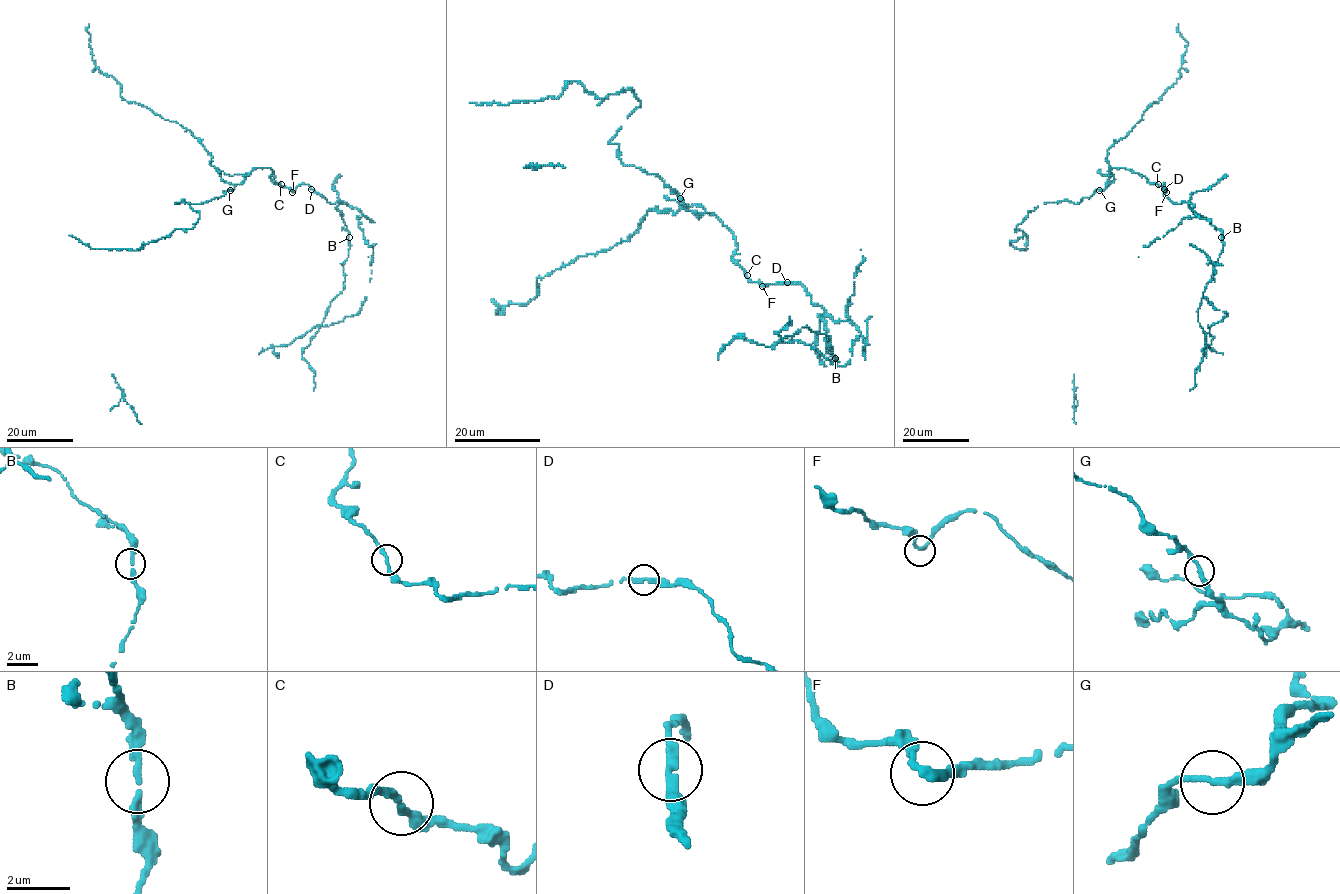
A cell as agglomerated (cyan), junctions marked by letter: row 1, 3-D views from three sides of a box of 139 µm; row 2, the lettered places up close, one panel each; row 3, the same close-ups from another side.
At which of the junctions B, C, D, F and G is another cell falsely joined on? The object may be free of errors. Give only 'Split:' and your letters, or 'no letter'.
Split: no letter

